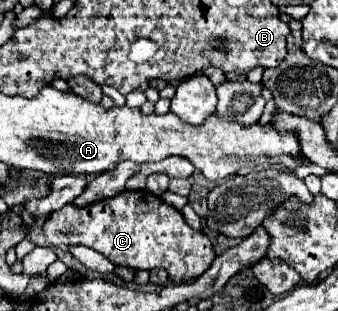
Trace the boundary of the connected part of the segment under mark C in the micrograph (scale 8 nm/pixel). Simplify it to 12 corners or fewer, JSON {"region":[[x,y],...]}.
{"region":[[145,191],[49,215],[49,247],[85,245],[173,283],[215,259],[205,233]]}

